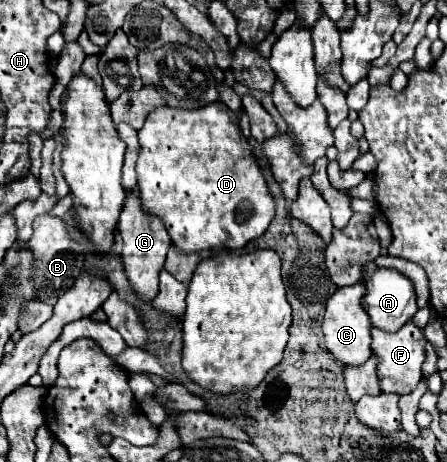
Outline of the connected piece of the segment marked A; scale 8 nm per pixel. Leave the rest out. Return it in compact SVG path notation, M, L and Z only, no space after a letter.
M368 263L364 265L364 277L362 277L364 285L366 285L366 295L364 295L364 309L370 315L370 321L374 327L380 327L384 331L398 331L402 325L406 325L414 313L418 311L416 305L416 291L412 281L402 275L396 269L386 269L386 267L378 267L376 263Z

